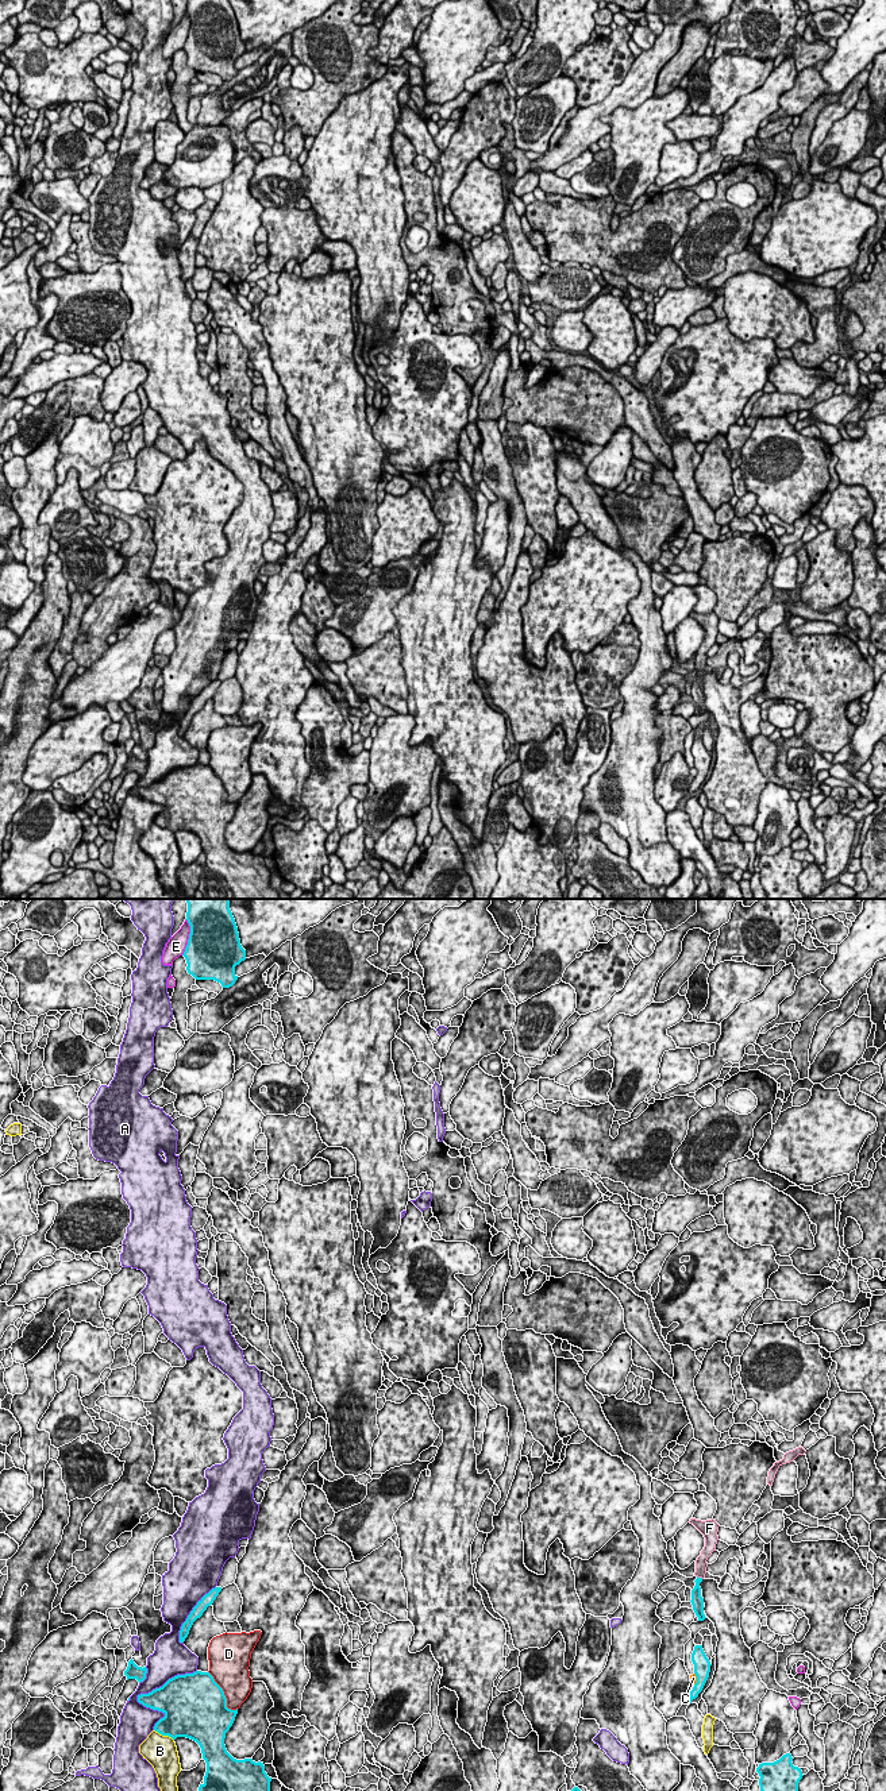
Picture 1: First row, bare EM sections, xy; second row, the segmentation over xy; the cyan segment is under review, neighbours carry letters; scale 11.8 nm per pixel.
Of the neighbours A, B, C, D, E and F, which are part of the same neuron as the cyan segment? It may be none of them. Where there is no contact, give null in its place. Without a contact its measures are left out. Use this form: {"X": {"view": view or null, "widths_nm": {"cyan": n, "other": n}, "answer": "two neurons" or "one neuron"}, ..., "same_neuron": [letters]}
{"A": {"view": "xy", "widths_nm": {"cyan": 300, "other": 260}, "answer": "two neurons"}, "B": {"view": "xy", "widths_nm": {"cyan": 380, "other": 380}, "answer": "two neurons"}, "C": {"view": "xy", "widths_nm": {"cyan": 190, "other": 90}, "answer": "two neurons"}, "D": {"view": "xy", "widths_nm": {"cyan": 500, "other": 400}, "answer": "two neurons"}, "E": {"view": "xy", "widths_nm": {"cyan": 500, "other": 220}, "answer": "two neurons"}, "F": {"view": "xy", "widths_nm": {"cyan": 130, "other": 140}, "answer": "one neuron"}, "same_neuron": ["F"]}

